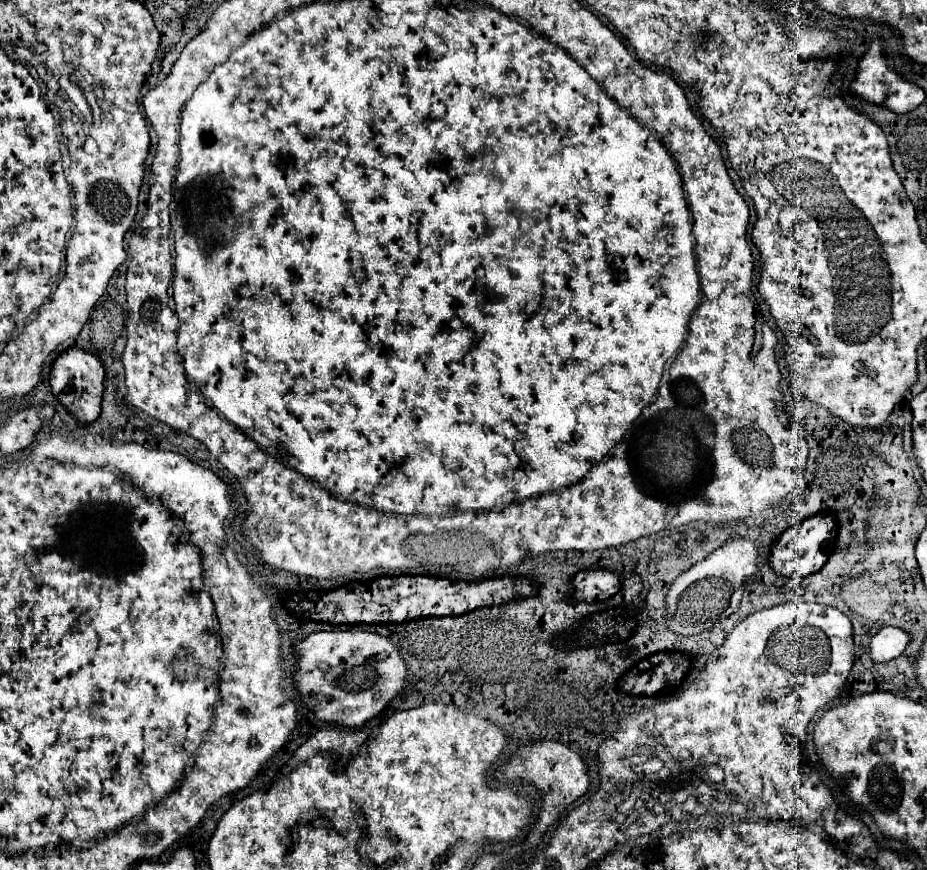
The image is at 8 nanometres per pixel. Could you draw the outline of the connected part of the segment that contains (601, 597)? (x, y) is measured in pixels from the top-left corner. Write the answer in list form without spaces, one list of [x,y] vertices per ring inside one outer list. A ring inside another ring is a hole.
[[[584,569],[574,579],[574,595],[586,603],[606,601],[622,587],[622,575],[612,569]]]

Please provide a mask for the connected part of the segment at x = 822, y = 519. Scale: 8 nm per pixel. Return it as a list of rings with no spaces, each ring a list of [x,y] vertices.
[[[820,511],[806,521],[798,525],[798,529],[788,529],[780,535],[780,539],[772,545],[770,553],[770,565],[778,575],[784,577],[806,577],[810,573],[816,573],[830,557],[830,553],[836,547],[838,537],[838,517],[834,511]]]

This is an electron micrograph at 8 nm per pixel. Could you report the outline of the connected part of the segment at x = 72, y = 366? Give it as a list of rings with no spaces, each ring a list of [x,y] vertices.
[[[70,347],[52,365],[50,371],[52,393],[64,407],[70,409],[70,413],[78,417],[80,423],[92,423],[100,415],[100,405],[104,395],[104,373],[106,373],[104,365],[96,355],[82,351],[78,347]]]

